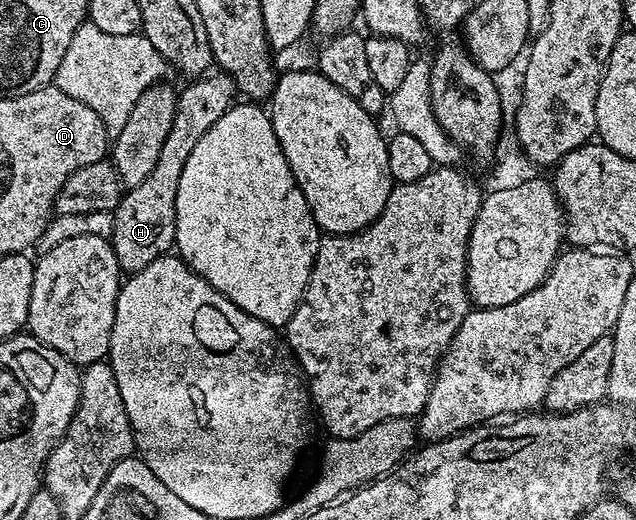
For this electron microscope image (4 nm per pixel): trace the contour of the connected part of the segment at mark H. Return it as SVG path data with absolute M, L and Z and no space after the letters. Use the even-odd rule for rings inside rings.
M220 69L190 80L184 91L178 92L175 100L173 123L169 125L169 137L161 145L157 165L149 172L149 177L141 185L130 188L114 209L113 229L109 240L111 248L123 273L134 273L145 269L157 257L168 254L175 246L175 206L177 205L177 185L189 153L197 146L197 141L209 133L209 129L232 106L237 92L234 81Z

